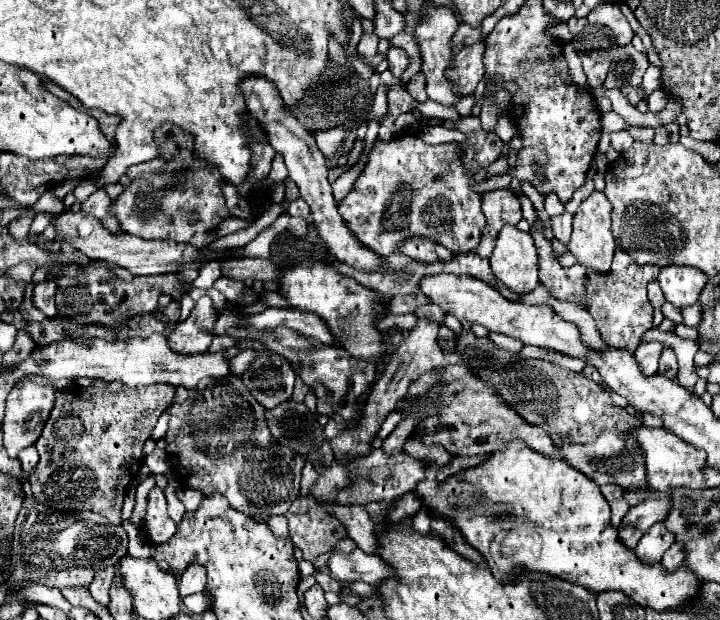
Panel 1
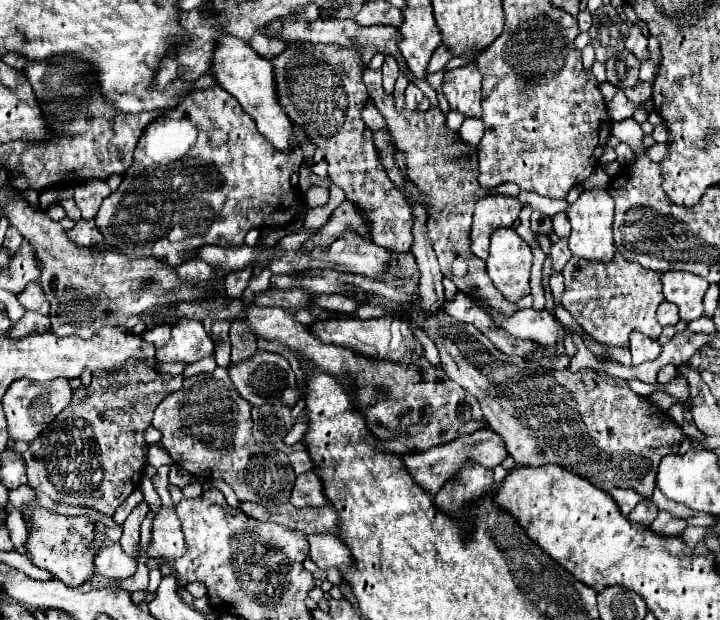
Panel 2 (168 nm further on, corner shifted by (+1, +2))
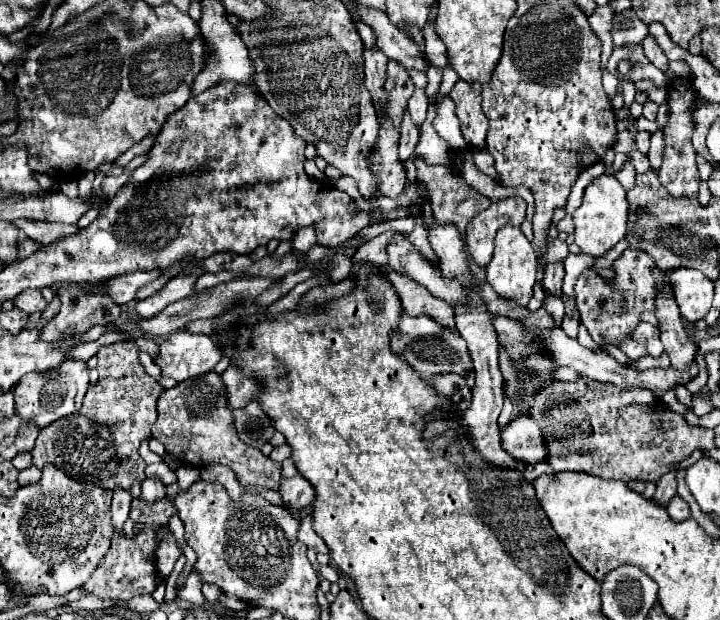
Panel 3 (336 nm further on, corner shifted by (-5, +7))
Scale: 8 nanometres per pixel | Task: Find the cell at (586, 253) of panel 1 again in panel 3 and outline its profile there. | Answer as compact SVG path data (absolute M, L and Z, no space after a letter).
M603 173L601 177L593 179L593 183L585 189L581 207L573 213L575 221L575 243L579 249L591 257L601 257L609 249L613 249L625 237L625 223L629 215L629 203L625 199L625 189L621 183L611 175Z

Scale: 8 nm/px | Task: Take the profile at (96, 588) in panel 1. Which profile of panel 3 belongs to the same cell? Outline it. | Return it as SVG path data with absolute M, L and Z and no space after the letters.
M117 489L117 493L113 495L113 503L111 503L111 525L115 531L123 531L123 523L129 515L129 509L131 509L129 491Z

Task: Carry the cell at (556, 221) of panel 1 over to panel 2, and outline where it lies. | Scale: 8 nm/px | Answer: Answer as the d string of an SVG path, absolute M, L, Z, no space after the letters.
M559 238L557 242L553 242L551 246L551 262L553 262L553 272L563 272L565 264L573 258L571 250L567 248L567 240Z

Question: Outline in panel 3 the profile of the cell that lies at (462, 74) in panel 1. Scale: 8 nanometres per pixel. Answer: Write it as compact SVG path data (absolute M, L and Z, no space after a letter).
M459 79L449 97L457 105L457 117L461 121L461 131L465 141L471 147L485 147L487 117L481 109L481 85L465 83L463 79Z

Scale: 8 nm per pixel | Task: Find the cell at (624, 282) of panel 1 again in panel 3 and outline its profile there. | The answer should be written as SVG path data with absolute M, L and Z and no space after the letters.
M627 249L623 255L613 263L615 279L605 279L593 269L585 269L577 283L575 283L575 299L577 309L581 313L581 321L591 333L591 337L597 343L611 343L619 347L629 361L639 359L647 355L641 347L641 343L635 343L631 339L633 327L641 321L643 313L653 313L653 299L657 299L657 283L661 279L667 279L667 273L661 271L653 259L645 251Z

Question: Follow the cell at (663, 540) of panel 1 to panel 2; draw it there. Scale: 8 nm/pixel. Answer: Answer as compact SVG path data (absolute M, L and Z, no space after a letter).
M659 512L659 516L653 520L651 528L653 528L653 532L663 534L663 536L667 536L667 534L669 536L679 536L687 528L687 522L669 514L669 512Z

